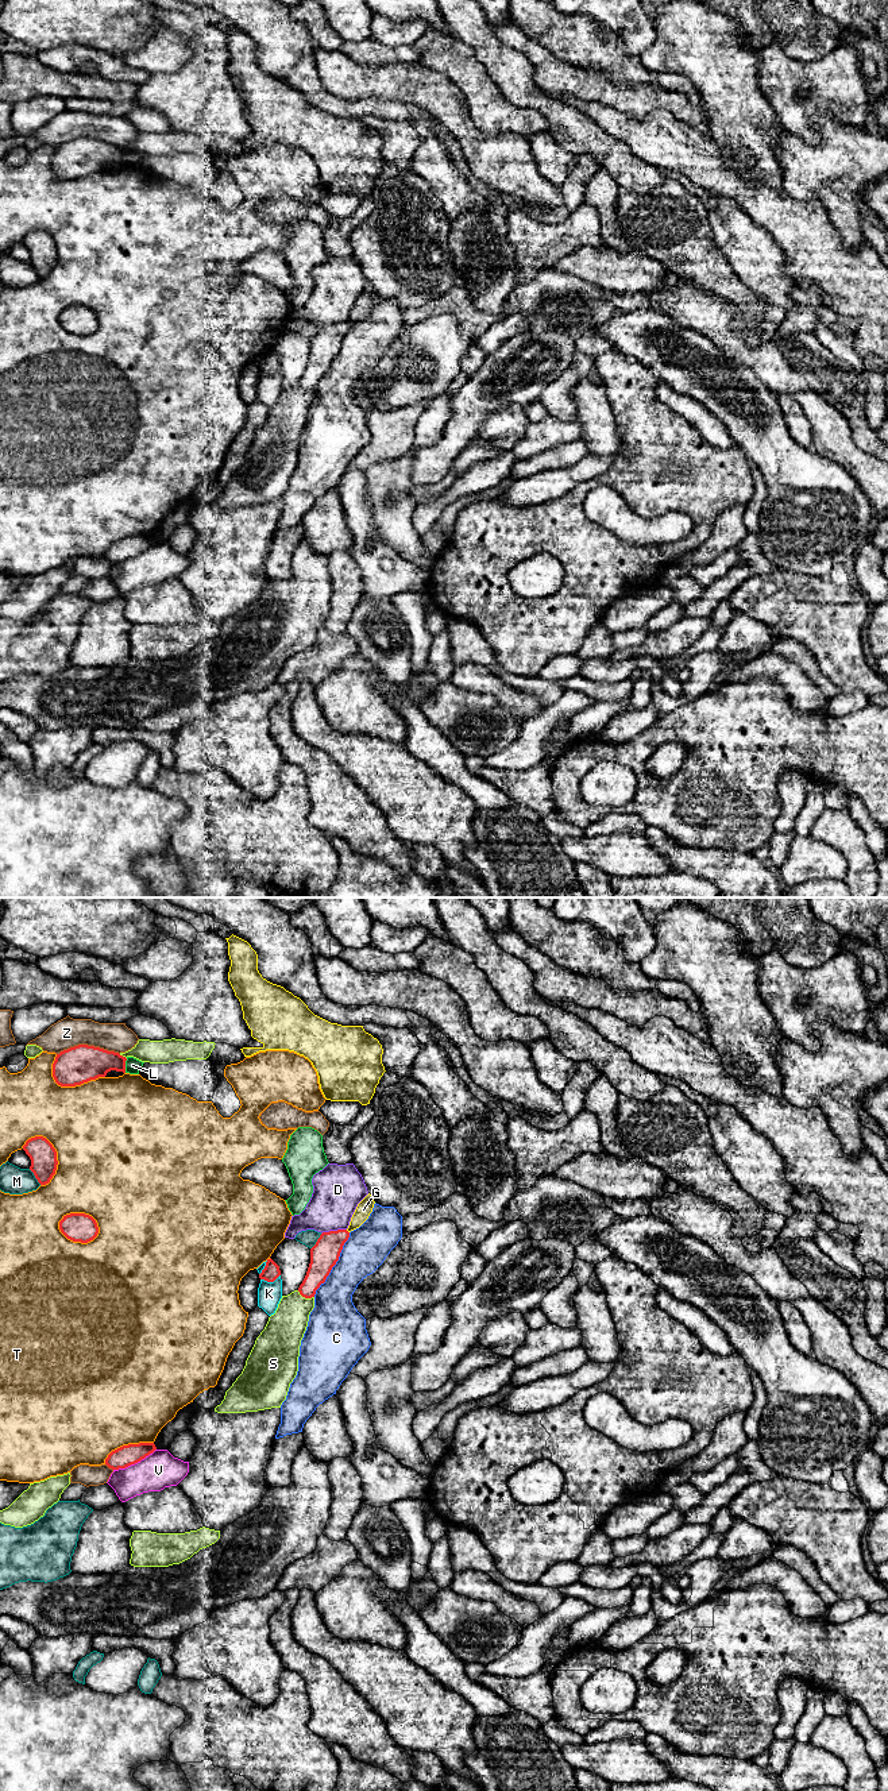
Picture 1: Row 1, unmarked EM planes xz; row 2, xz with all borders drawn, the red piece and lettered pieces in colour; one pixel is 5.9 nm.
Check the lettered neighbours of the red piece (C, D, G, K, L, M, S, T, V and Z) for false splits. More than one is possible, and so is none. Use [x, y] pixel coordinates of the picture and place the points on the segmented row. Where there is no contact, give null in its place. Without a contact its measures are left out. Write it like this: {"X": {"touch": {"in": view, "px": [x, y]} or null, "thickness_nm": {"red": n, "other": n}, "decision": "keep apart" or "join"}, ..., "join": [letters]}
{"C": {"touch": {"in": "xz", "px": [335, 1263]}, "thickness_nm": {"red": 170, "other": 260}, "decision": "keep apart"}, "D": {"touch": {"in": "xz", "px": [334, 1231]}, "thickness_nm": {"red": 170, "other": 300}, "decision": "keep apart"}, "G": {"touch": {"in": "xz", "px": [347, 1231]}, "thickness_nm": {"red": 170, "other": 90}, "decision": "keep apart"}, "K": {"touch": {"in": "xz", "px": [270, 1281]}, "thickness_nm": {"red": 100, "other": 140}, "decision": "keep apart"}, "L": {"touch": {"in": "xz", "px": [124, 1065]}, "thickness_nm": {"red": 220, "other": 90}, "decision": "keep apart"}, "M": {"touch": {"in": "xz", "px": [35, 1177]}, "thickness_nm": {"red": 160, "other": 160}, "decision": "keep apart"}, "S": {"touch": {"in": "xz", "px": [305, 1297]}, "thickness_nm": {"red": 150, "other": 220}, "decision": "keep apart"}, "T": {"touch": {"in": "xz", "px": [82, 1214]}, "thickness_nm": {"red": 180, "other": 500}, "decision": "keep apart"}, "V": {"touch": {"in": "xz", "px": [134, 1463]}, "thickness_nm": {"red": 120, "other": 220}, "decision": "keep apart"}, "Z": {"touch": {"in": "xz", "px": [88, 1046]}, "thickness_nm": {"red": 220, "other": 180}, "decision": "keep apart"}, "join": []}

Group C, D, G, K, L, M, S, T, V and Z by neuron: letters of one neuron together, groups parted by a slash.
C / D / G / K / L / M / S / T / V / Z

